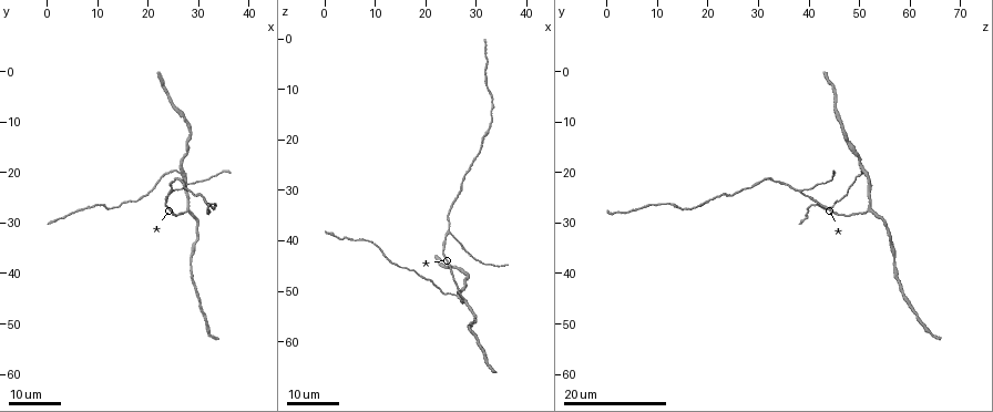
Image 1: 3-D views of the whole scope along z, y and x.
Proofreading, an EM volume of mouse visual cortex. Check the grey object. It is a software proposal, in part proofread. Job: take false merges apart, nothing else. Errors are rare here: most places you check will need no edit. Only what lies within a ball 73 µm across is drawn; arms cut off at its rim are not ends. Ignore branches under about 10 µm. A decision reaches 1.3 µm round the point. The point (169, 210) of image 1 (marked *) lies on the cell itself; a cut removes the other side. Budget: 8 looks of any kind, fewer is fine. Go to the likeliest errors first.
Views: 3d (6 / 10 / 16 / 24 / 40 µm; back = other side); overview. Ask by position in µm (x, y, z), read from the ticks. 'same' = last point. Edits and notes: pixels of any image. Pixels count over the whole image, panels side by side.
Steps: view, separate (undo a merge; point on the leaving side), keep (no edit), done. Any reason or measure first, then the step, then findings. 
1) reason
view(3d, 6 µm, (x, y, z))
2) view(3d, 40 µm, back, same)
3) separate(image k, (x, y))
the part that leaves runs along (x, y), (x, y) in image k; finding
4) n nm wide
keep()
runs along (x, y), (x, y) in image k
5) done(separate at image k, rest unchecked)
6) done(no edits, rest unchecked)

two arms in line, one across
view(3d, 24 µm, (26.0, 20.5, 50.5))

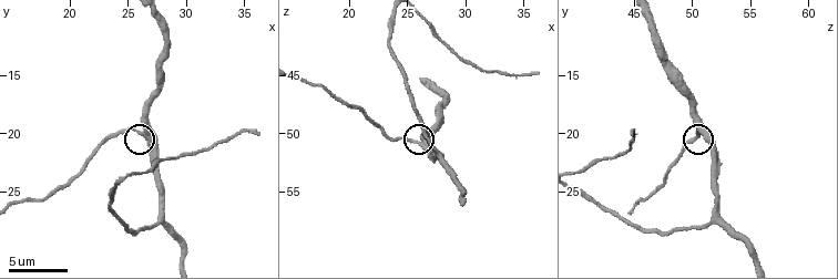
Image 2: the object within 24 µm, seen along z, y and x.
zoom in
view(3d, 6 µm, (26.0, 20.0, 50.8))

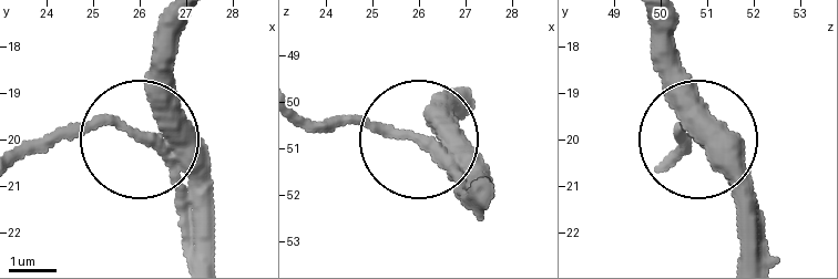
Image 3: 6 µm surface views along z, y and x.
view(3d, 6 µm, back, (26.10, 19.90, 50.85))

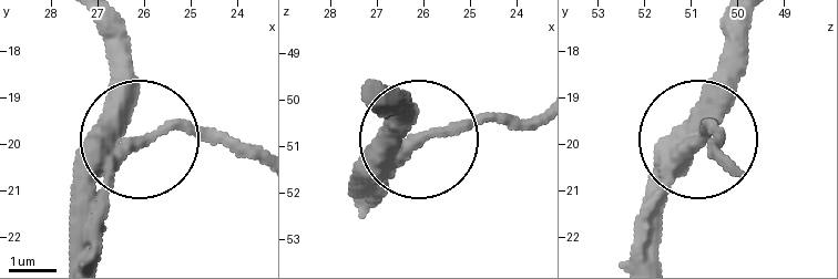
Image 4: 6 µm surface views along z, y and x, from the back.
keep()
runs along (73, 256), (77, 207), (141, 141), (121, 29) in image 4; one cell here

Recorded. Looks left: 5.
arms part here
view(3d, 16 µm, (24.5, 23.5, 38.5))

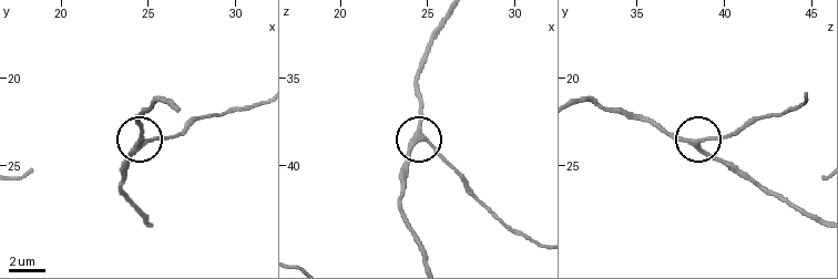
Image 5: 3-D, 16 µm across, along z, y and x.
view(3d, 10 µm, (24.7, 23.6, 38.3))

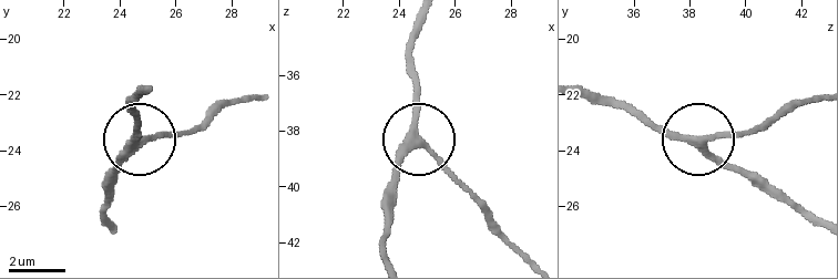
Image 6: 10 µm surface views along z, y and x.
230 nm wide
keep()
runs along (382, 256), (382, 199), (411, 148), (426, 148), (467, 189) in image 6; all the same cell

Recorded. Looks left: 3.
view(3d, 16 µm, (28.0, 27.2, 52.2))

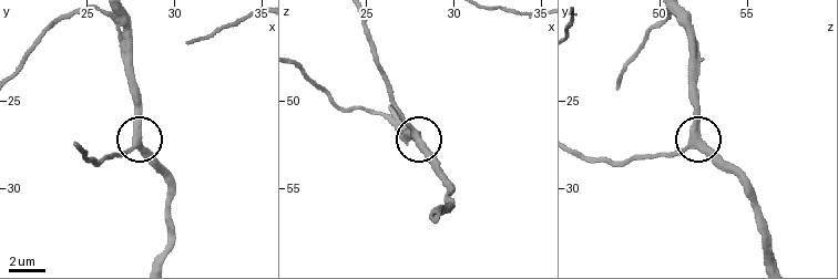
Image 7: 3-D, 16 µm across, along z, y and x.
400 nm wide
keep()
all the same cell

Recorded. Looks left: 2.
calibre changes
view(3d, 16 µm, (33.5, 26.0, 12.0))

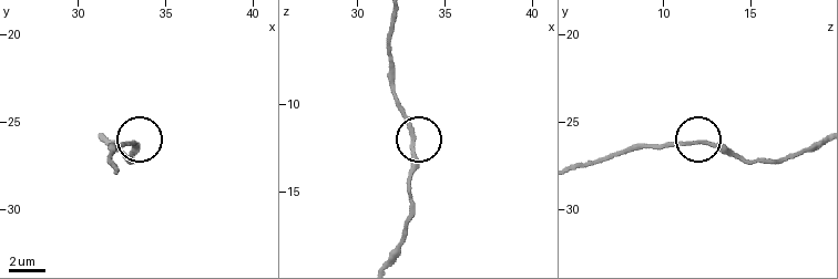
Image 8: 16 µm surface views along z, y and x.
view(3d, 6 µm, (33.2, 26.3, 12.5))

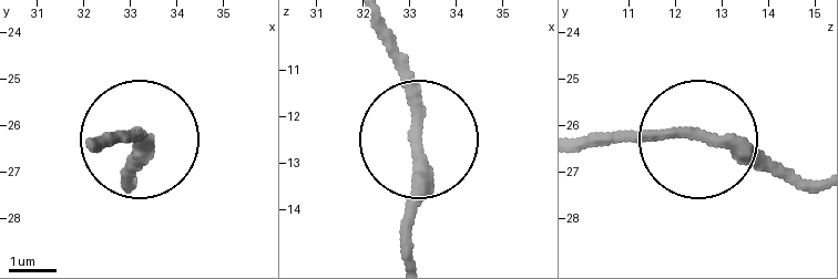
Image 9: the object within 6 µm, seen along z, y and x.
keep()
runs along (405, 260), (416, 82), (380, 22) in image 9; continuous, no second cell

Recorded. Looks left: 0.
done(no edits, rest unchecked)

